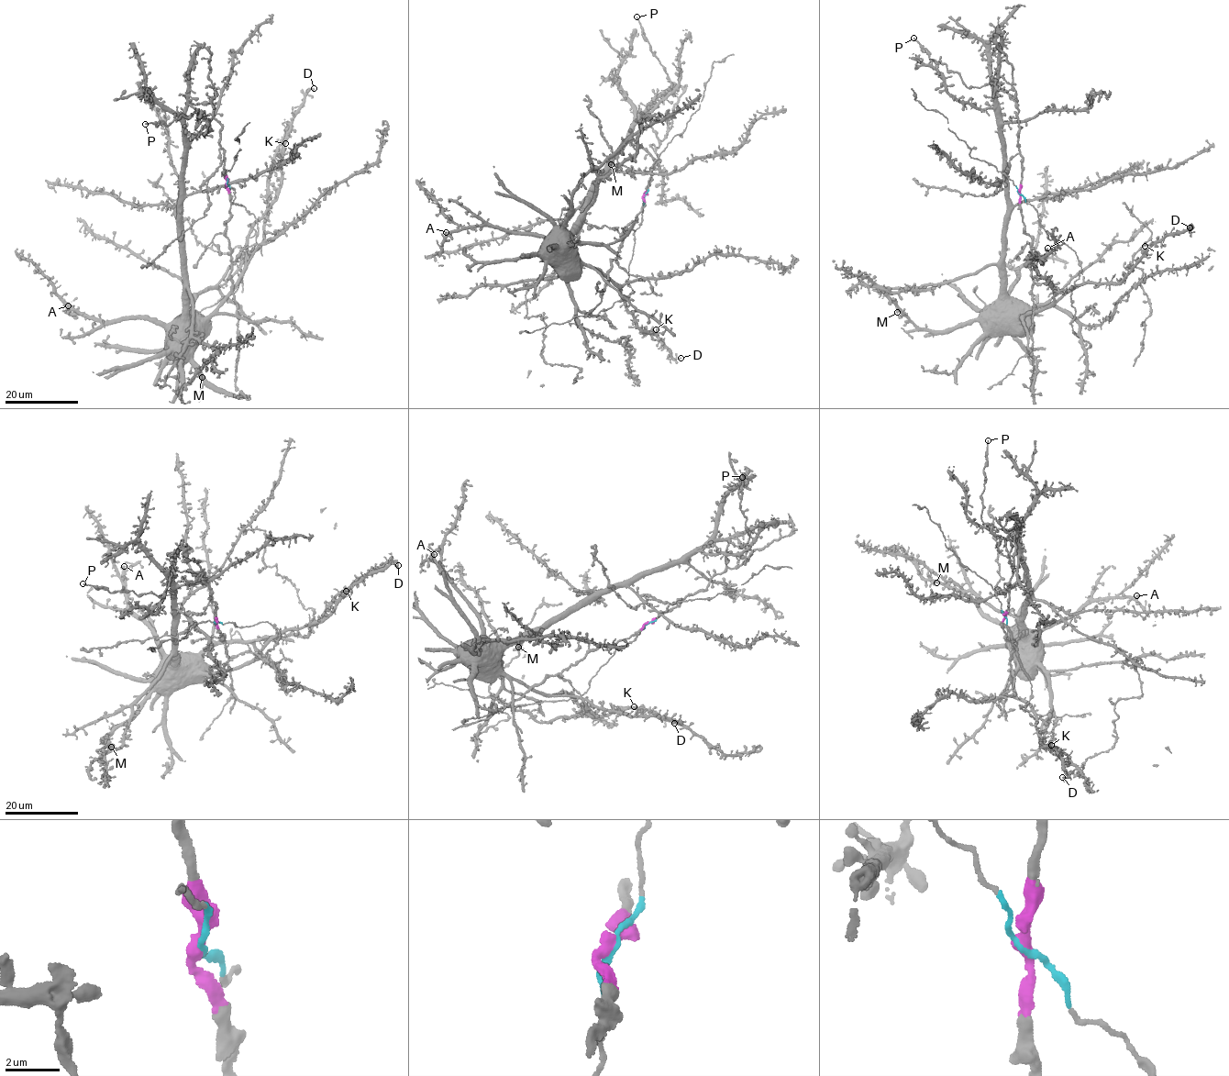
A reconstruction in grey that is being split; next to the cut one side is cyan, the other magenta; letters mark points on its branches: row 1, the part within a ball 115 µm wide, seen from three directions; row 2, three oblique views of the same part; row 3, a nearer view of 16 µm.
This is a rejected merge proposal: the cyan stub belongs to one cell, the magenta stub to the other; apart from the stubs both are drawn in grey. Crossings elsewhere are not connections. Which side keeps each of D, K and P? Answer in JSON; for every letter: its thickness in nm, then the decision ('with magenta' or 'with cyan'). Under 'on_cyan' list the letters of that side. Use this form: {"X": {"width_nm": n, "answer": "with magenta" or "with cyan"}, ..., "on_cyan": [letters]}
{"D": {"width_nm": 280, "answer": "with cyan"}, "K": {"width_nm": 400, "answer": "with cyan"}, "P": {"width_nm": 190, "answer": "with magenta"}, "on_cyan": ["D", "K"]}

